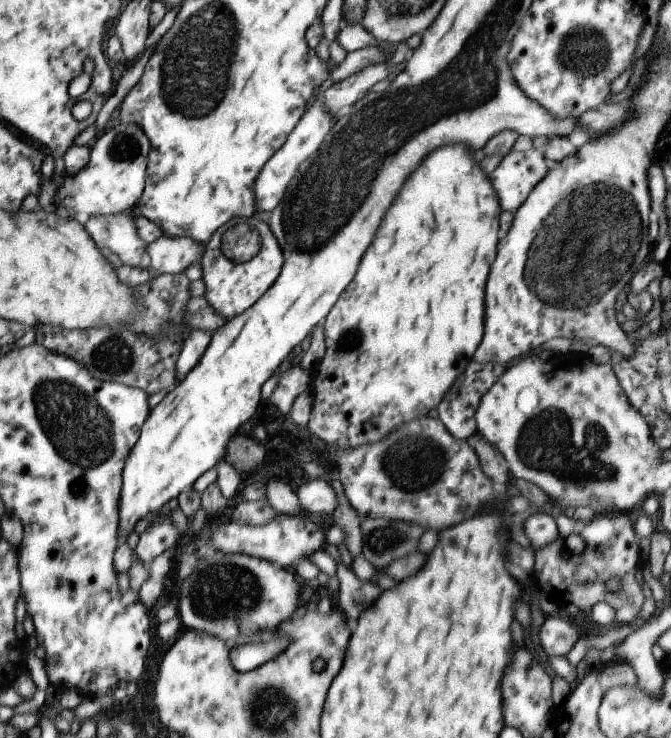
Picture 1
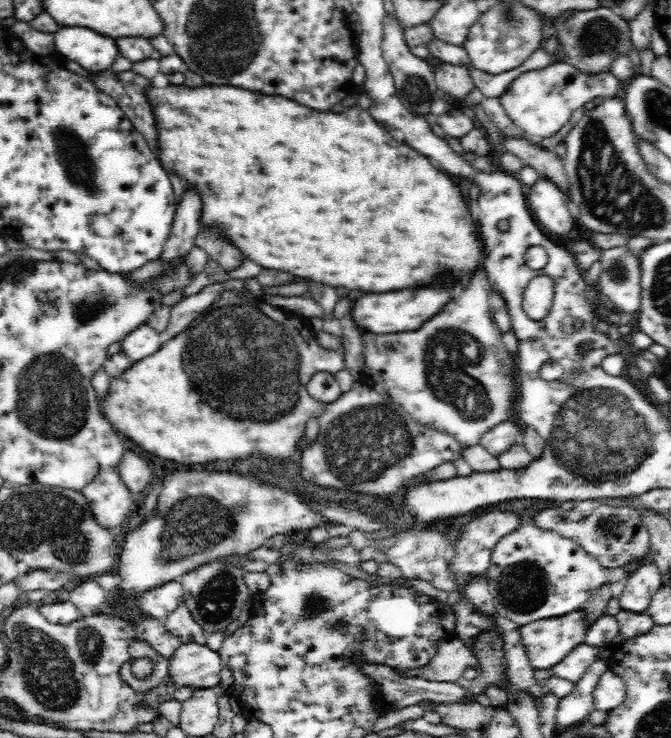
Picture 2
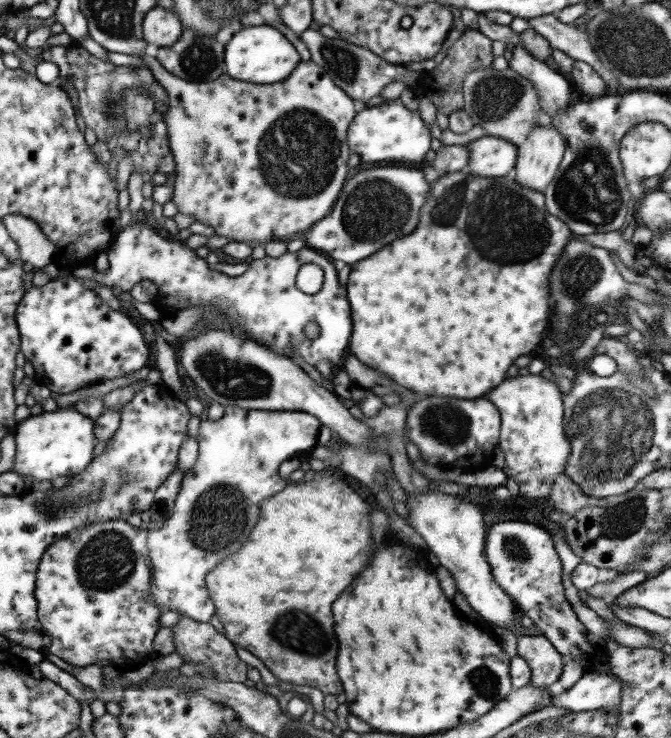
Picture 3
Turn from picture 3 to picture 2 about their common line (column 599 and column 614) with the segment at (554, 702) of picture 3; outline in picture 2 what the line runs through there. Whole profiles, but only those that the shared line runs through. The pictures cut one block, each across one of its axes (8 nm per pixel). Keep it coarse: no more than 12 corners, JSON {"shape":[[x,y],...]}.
{"shape":[[612,670],[592,690],[594,708],[612,712],[624,702],[624,680]]}

